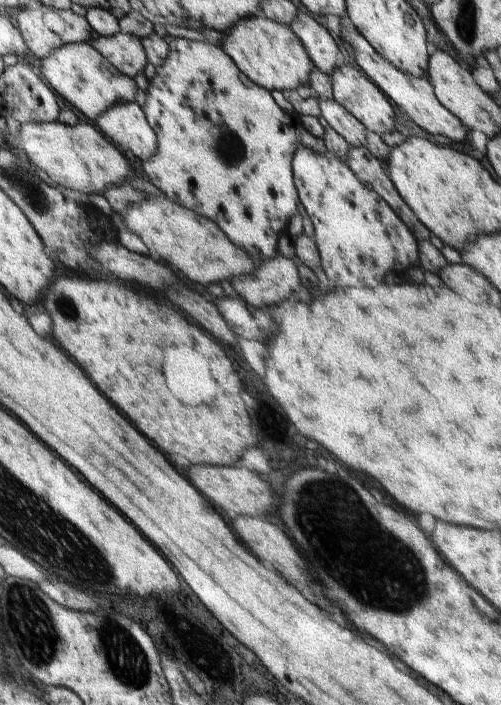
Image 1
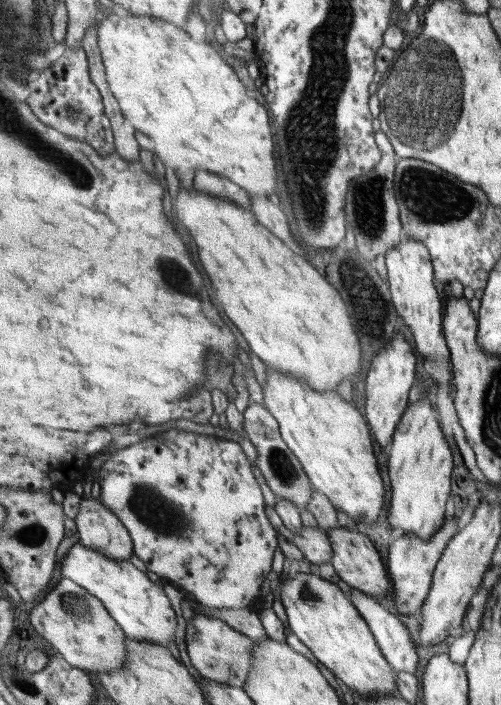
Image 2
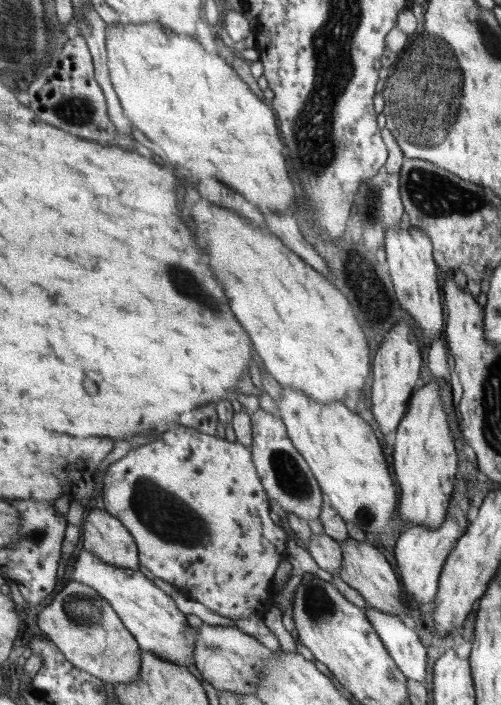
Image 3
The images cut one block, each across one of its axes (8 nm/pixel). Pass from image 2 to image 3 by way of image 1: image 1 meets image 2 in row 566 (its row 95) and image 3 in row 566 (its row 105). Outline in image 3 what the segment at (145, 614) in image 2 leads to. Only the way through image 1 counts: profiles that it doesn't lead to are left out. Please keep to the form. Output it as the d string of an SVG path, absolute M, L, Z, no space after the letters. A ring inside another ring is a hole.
M86 549L77 550L73 560L70 578L80 584L89 585L109 600L126 628L137 638L142 651L148 651L186 668L190 664L197 664L197 644L192 644L194 632L190 630L186 616L176 608L174 600L164 590L160 590L141 571L114 567Z

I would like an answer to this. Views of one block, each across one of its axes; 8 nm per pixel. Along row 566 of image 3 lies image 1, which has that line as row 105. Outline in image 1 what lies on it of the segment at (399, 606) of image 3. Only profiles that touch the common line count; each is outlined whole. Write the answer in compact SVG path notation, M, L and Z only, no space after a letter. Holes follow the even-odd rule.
M341 66L333 72L330 79L332 81L334 99L338 104L349 109L359 121L362 121L368 131L382 136L382 134L390 134L392 130L396 130L394 128L396 126L394 108L392 108L390 100L370 82L370 77L366 78L360 70L356 70L352 66Z

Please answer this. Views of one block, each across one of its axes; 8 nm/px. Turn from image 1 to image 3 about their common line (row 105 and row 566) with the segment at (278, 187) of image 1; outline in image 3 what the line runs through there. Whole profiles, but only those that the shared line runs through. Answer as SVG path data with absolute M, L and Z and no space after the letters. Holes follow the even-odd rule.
M194 428L198 440L198 456L182 464L176 458L170 444L156 440L132 448L124 457L109 464L105 487L102 489L104 508L130 531L136 543L140 564L172 584L186 596L215 610L220 616L240 619L246 615L263 618L268 606L268 586L278 568L278 562L286 556L286 534L270 520L268 498L262 488L261 477L252 460L252 449L238 441L226 442ZM174 464L176 472L168 470ZM180 468L180 472L178 472Z

